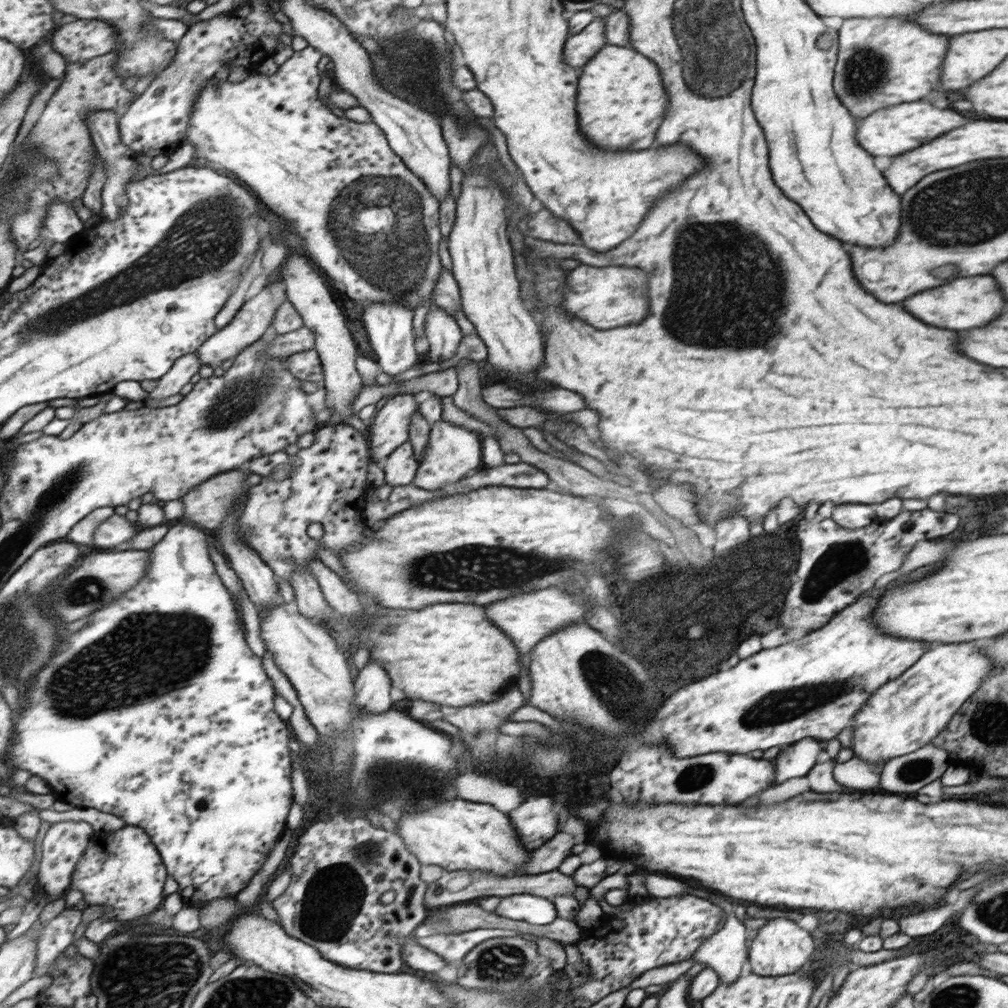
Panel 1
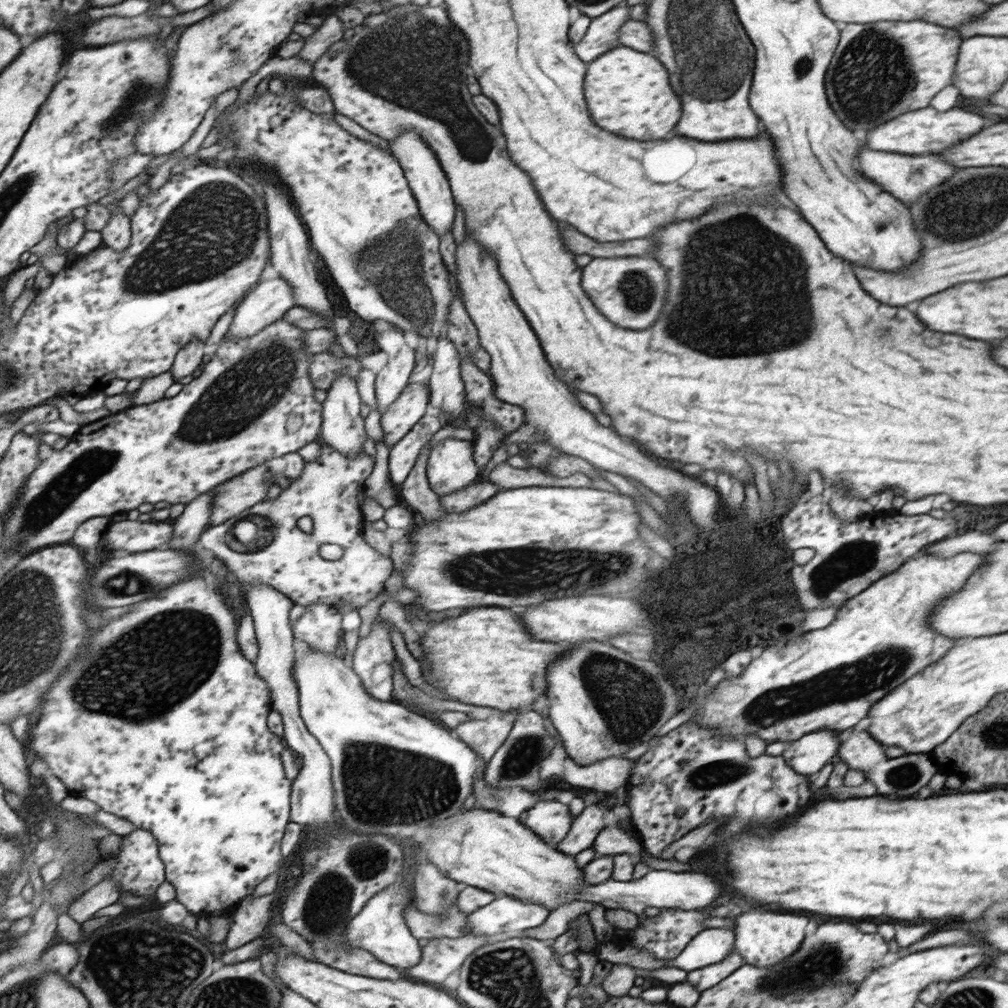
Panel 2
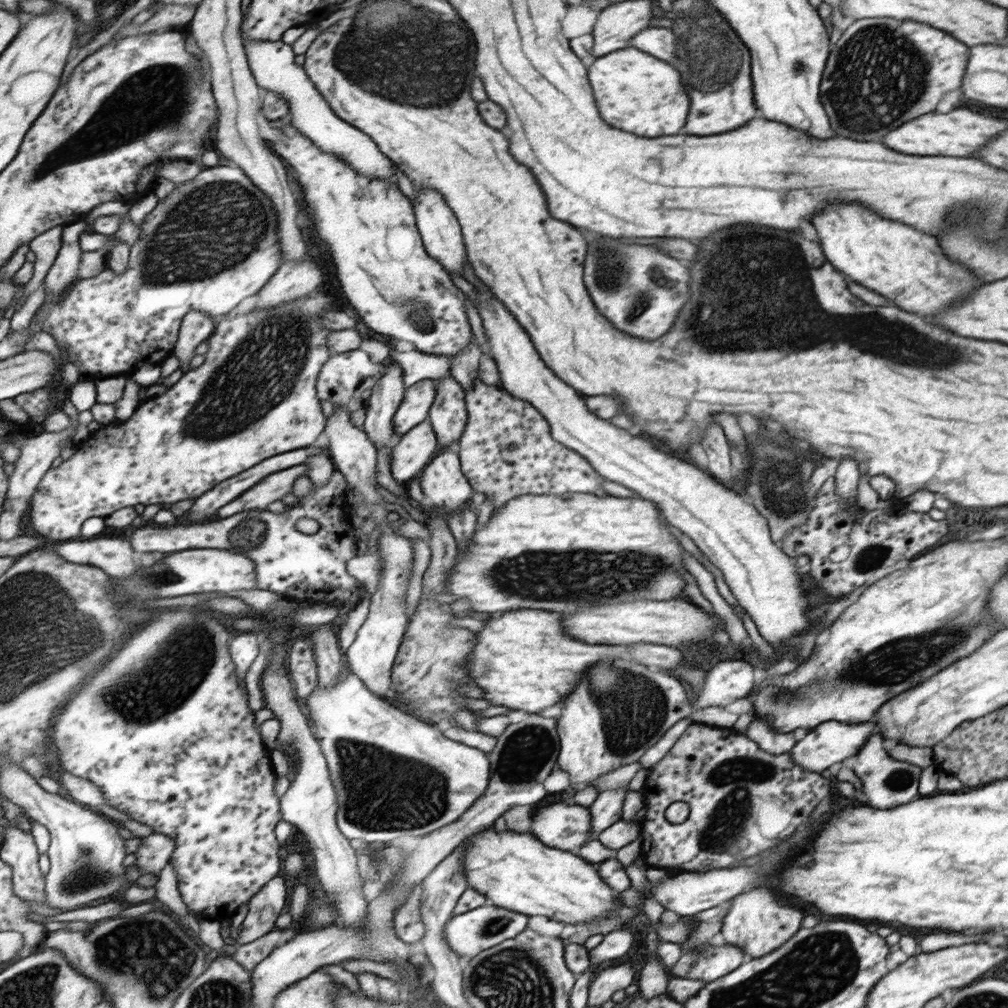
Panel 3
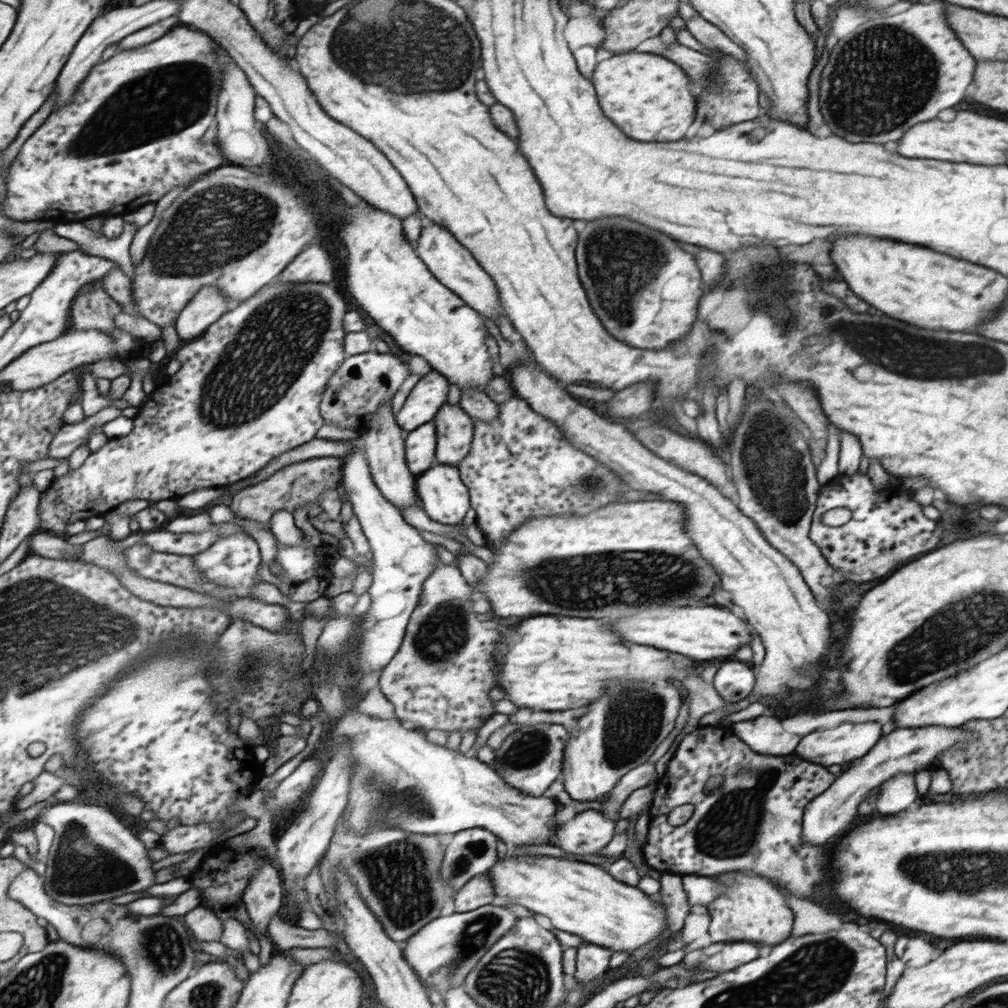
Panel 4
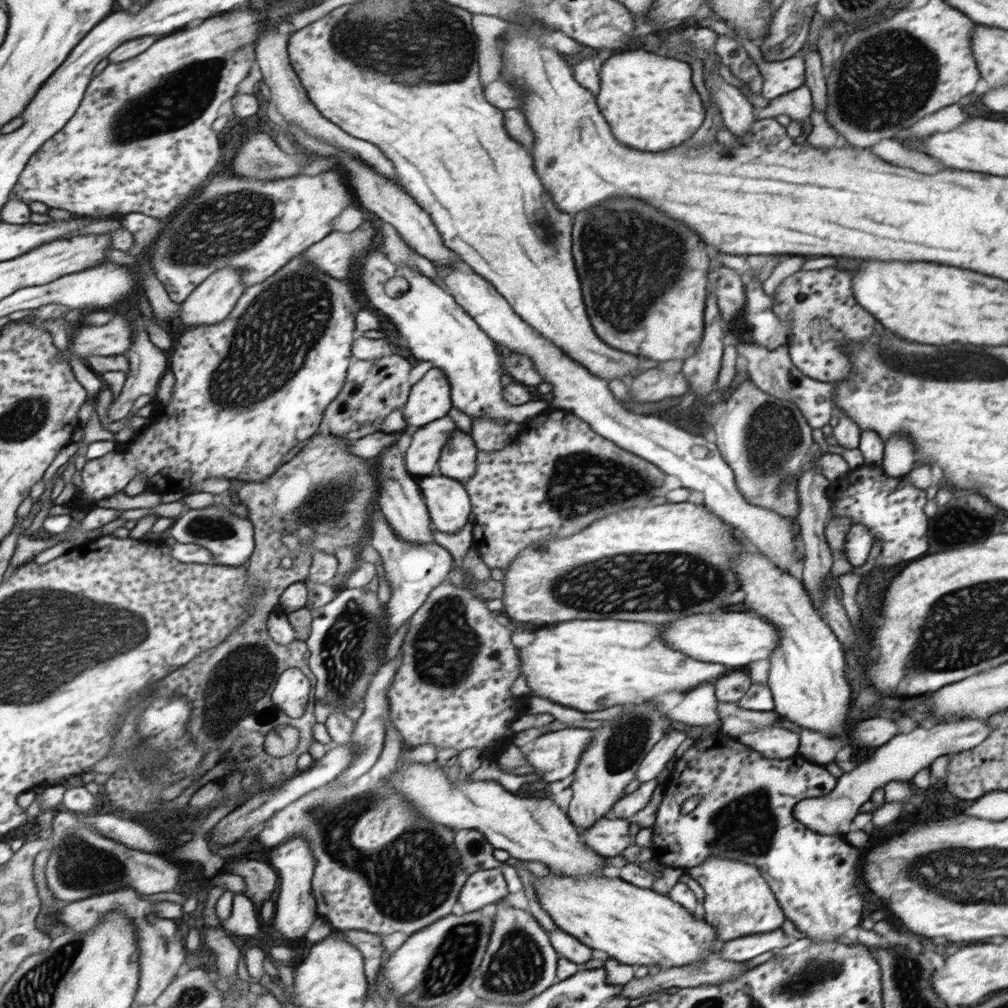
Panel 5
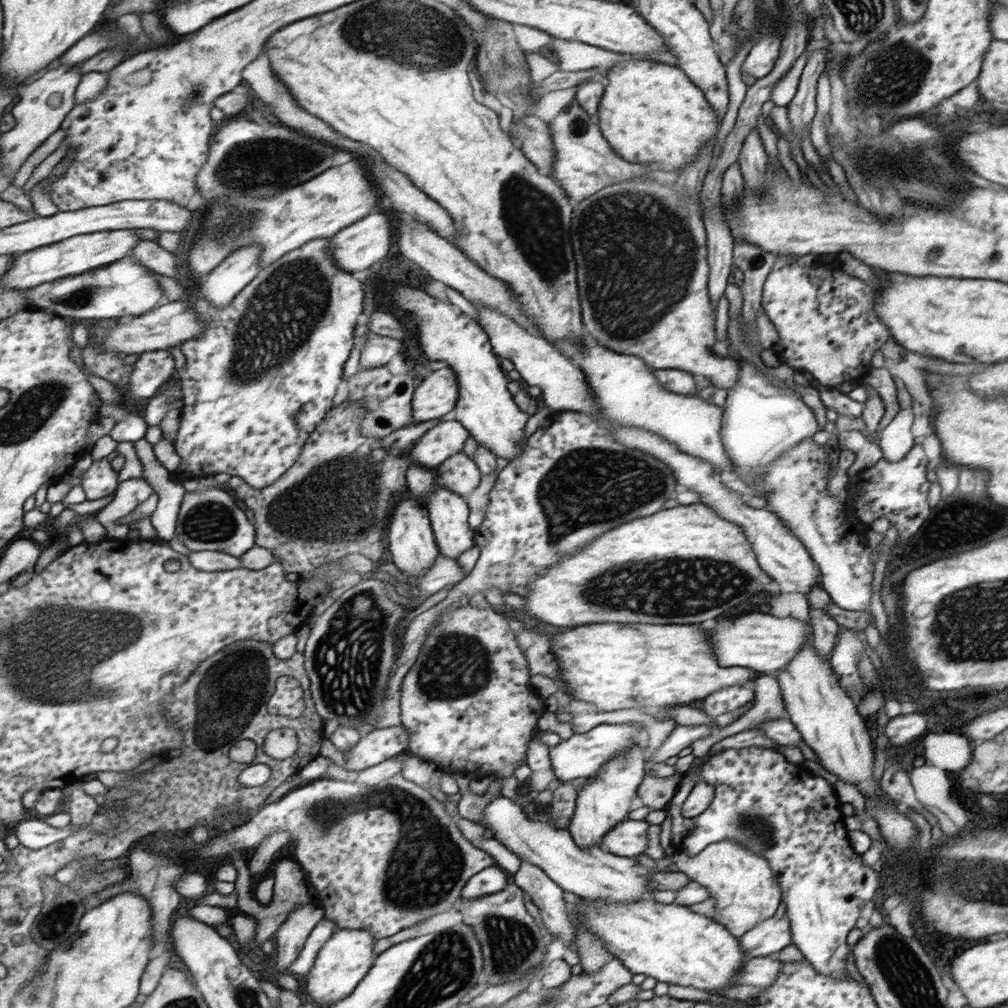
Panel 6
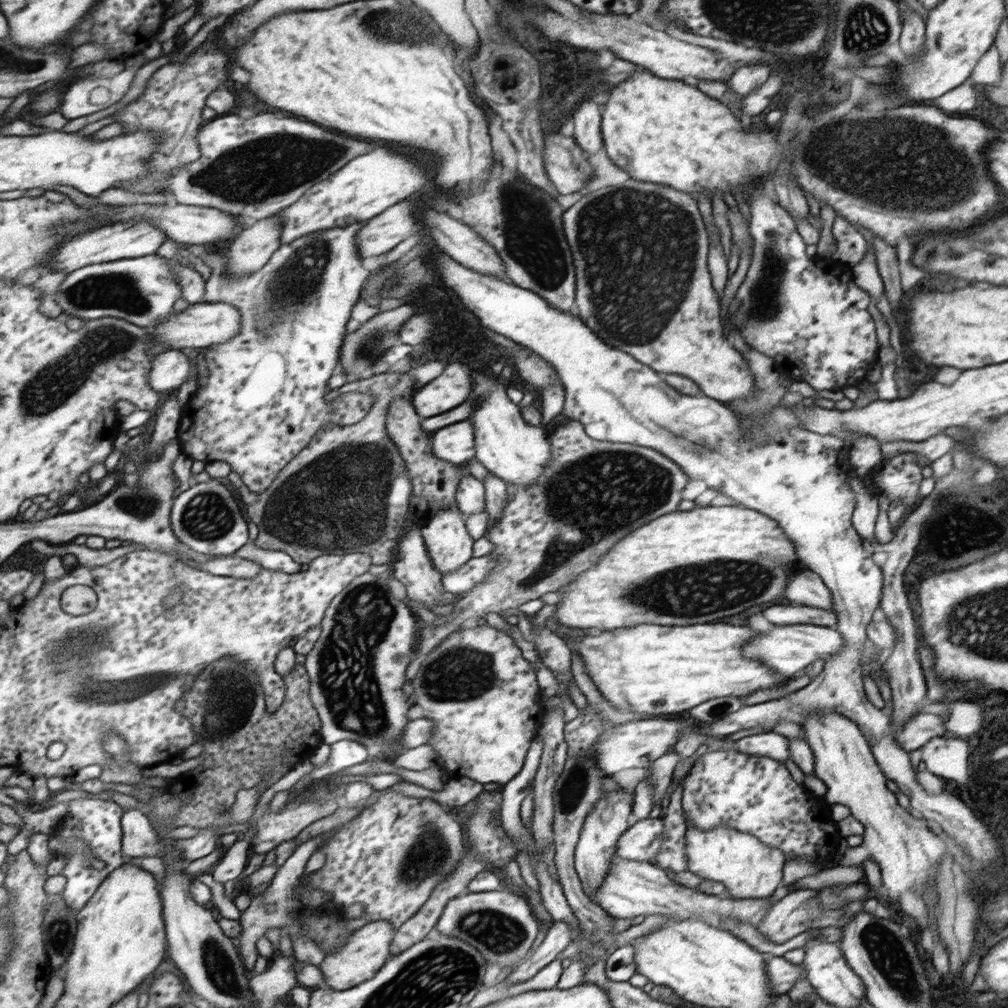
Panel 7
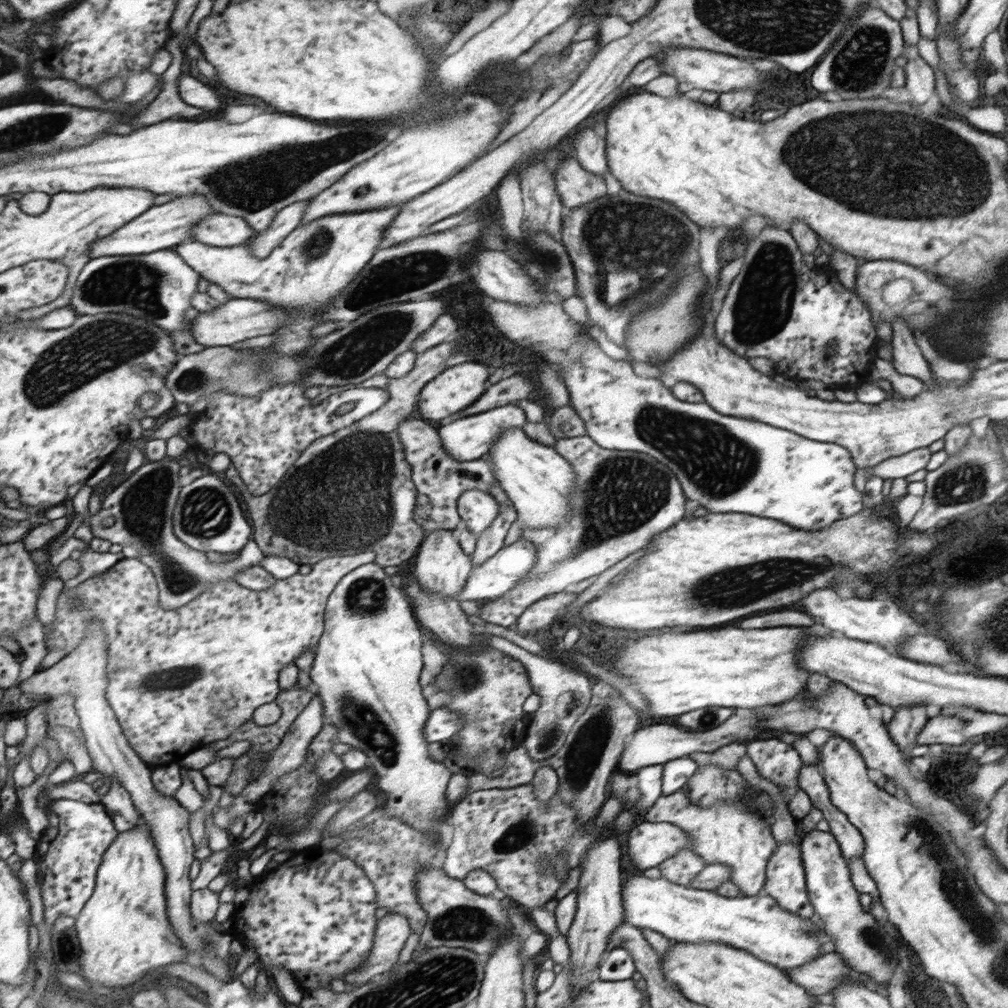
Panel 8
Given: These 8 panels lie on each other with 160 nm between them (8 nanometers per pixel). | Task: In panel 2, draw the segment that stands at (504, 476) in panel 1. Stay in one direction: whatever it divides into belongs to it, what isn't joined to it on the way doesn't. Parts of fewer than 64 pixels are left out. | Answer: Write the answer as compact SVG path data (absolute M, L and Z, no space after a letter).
M478 479L477 482L472 482L465 489L437 498L446 514L463 513L469 508L487 501L489 496L494 496L497 492L499 492L499 488L493 483Z

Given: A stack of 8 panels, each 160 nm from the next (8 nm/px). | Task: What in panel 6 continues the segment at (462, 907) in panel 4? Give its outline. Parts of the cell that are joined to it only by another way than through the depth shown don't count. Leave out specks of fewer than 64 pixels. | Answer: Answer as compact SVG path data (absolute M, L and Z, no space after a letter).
M488 866L480 870L473 877L469 877L466 884L460 890L460 898L471 900L480 896L495 894L508 885L507 876L501 869Z

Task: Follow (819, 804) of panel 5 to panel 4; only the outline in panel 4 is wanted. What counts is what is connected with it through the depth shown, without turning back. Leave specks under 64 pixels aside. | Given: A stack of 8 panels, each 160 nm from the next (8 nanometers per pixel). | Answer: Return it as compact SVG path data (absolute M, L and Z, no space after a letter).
M921 726L921 728L899 728L891 734L881 736L881 740L866 752L857 766L843 770L837 781L832 782L824 792L812 798L813 802L803 810L803 823L801 824L801 839L807 844L823 844L831 836L839 836L849 830L849 824L857 816L857 806L867 797L867 792L893 776L899 774L914 774L923 766L935 765L938 756L953 744L975 740L977 732L965 732L961 728L943 728L943 726Z

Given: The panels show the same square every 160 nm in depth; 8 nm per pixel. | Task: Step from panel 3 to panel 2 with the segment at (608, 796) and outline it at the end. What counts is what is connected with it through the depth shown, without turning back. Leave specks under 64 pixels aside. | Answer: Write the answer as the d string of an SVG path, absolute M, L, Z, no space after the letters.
M597 801L586 806L583 812L575 818L573 830L568 830L565 838L561 840L561 844L553 844L553 846L569 856L589 848L592 845L591 842L603 828L603 816L607 810L605 801Z

